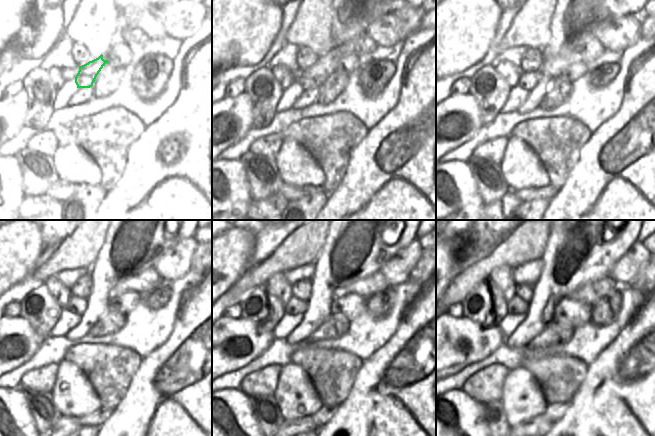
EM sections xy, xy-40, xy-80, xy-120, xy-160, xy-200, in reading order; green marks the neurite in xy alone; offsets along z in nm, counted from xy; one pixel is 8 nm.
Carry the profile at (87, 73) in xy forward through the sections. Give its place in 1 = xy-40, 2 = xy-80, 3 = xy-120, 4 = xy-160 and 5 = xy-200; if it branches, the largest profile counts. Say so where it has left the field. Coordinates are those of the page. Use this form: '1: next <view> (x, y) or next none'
1: next xy-40 (314, 76)
2: next xy-80 (528, 80)
3: next xy-120 (76, 305)
4: next xy-160 (295, 306)
5: next xy-200 (516, 305)

